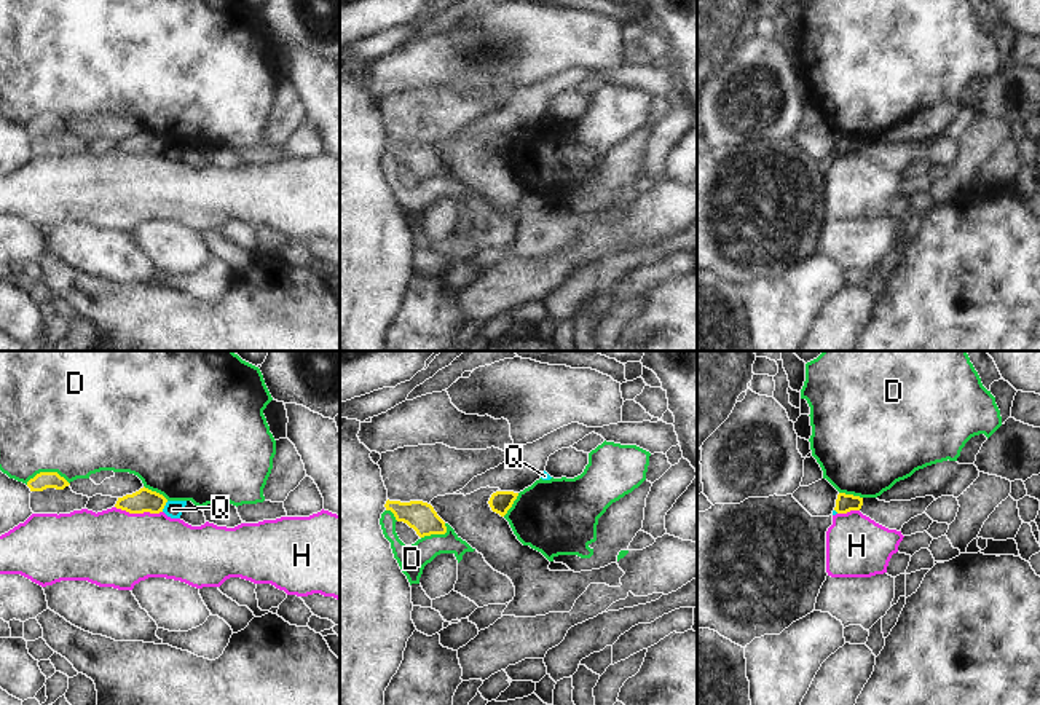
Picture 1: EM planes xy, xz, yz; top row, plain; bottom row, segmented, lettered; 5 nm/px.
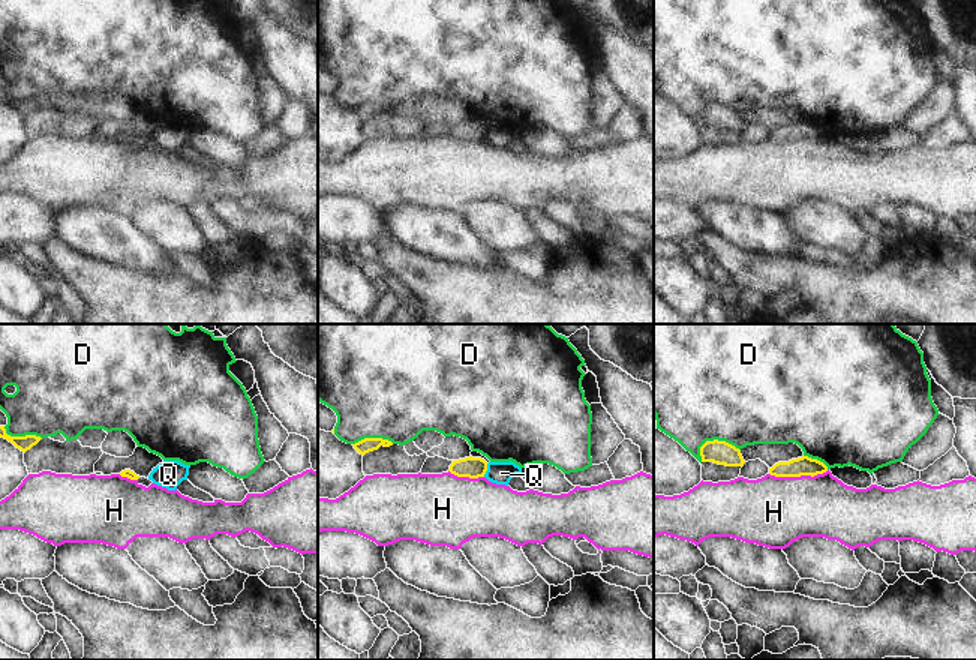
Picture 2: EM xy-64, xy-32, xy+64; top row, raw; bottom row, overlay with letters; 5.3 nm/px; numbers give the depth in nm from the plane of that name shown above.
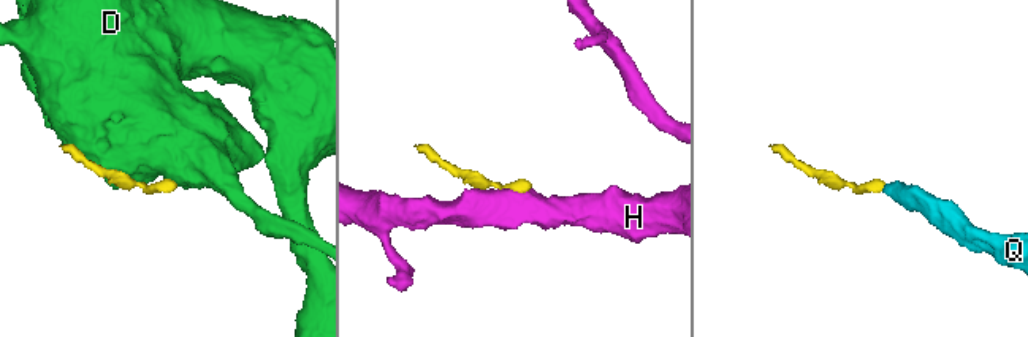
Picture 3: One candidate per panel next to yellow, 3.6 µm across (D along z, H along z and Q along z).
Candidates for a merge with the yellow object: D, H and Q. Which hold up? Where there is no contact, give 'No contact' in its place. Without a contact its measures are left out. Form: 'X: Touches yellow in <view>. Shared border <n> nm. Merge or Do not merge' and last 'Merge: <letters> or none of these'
D: Touches yellow in xy. Shared border 220 nm. Do not merge
H: Touches yellow in xy. Shared border 240 nm. Do not merge
Q: Touches yellow in xy. Shared border 70 nm. Do not merge
Merge: none of these.

